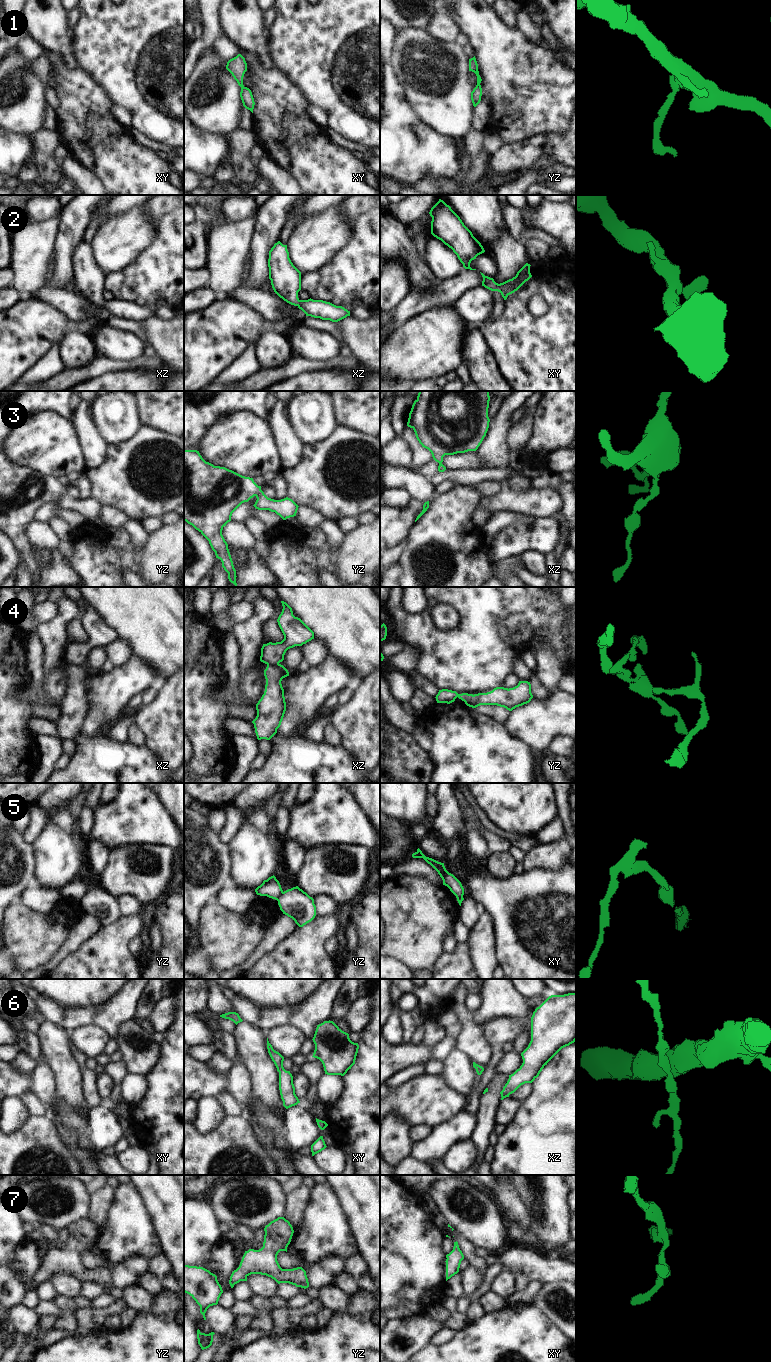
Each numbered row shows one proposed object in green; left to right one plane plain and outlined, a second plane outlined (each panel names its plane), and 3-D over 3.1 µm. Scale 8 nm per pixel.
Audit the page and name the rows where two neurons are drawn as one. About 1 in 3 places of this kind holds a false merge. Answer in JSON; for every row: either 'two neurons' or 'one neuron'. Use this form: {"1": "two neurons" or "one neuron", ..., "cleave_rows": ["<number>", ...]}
{"1": "one neuron", "2": "one neuron", "3": "one neuron", "4": "two neurons", "5": "two neurons", "6": "one neuron", "7": "one neuron", "cleave_rows": ["4", "5"]}

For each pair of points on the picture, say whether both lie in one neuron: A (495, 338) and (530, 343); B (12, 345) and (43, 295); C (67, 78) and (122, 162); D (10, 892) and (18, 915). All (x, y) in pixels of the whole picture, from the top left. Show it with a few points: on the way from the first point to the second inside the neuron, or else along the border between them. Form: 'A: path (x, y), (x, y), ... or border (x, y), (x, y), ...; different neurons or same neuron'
A: path (504, 338), (511, 342), (521, 341); same neuron
B: border (29, 297), (46, 301), (60, 312); different neurons
C: path (81, 99), (85, 125), (101, 141); same neuron
D: border (16, 900), (10, 905); different neurons

